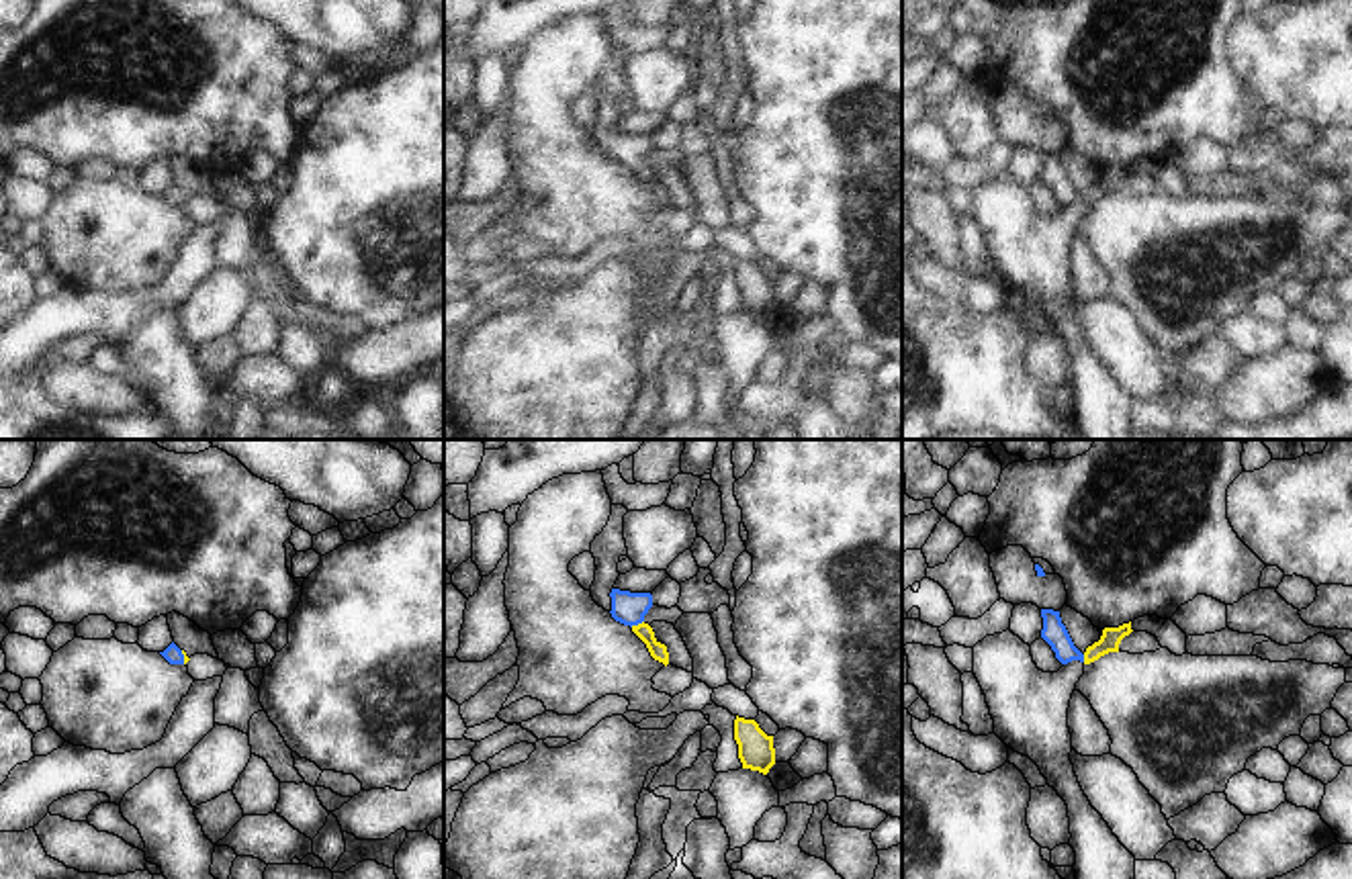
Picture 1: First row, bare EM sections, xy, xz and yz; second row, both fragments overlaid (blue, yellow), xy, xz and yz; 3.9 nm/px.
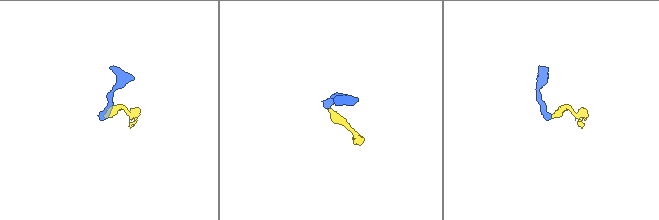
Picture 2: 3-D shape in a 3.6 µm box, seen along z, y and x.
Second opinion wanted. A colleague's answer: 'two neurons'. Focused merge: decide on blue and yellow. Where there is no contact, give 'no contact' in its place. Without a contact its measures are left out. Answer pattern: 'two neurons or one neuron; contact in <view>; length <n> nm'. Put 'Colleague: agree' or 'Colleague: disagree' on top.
Colleague: disagree
one neuron; contact in xz; length 60 nm

